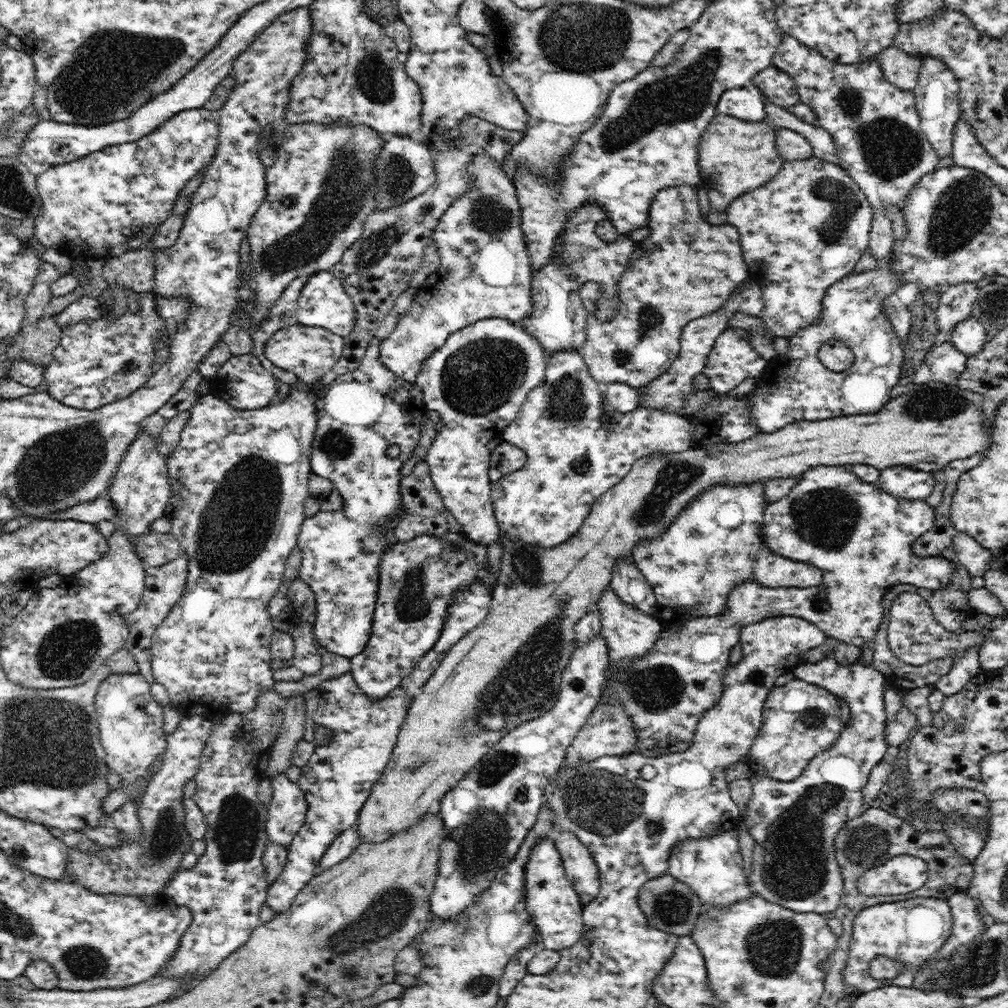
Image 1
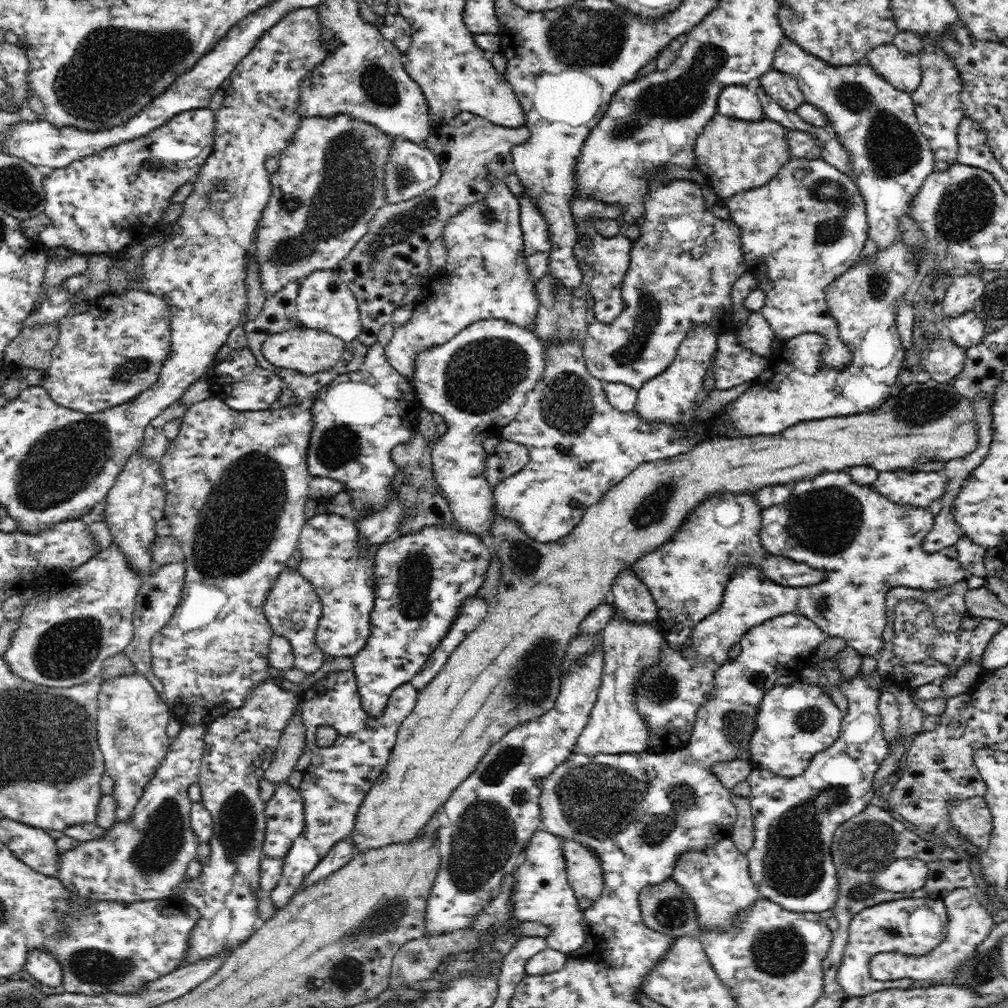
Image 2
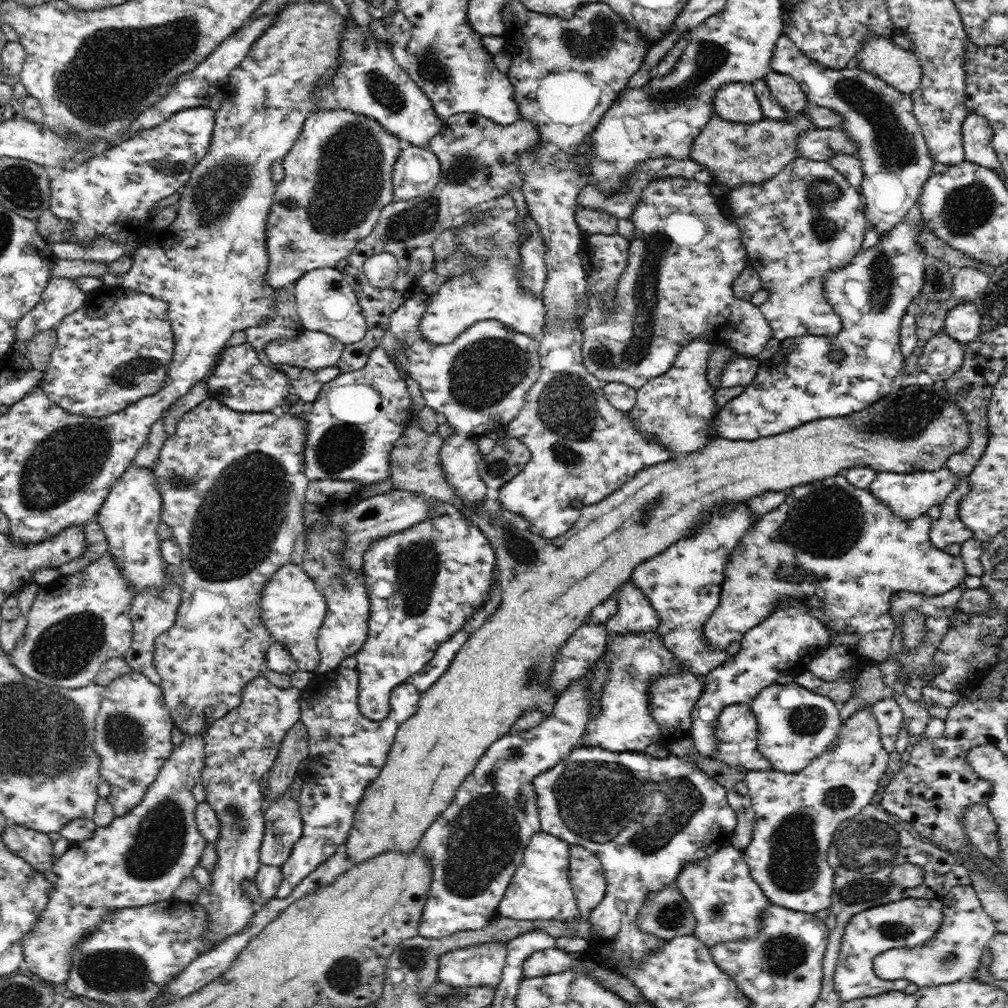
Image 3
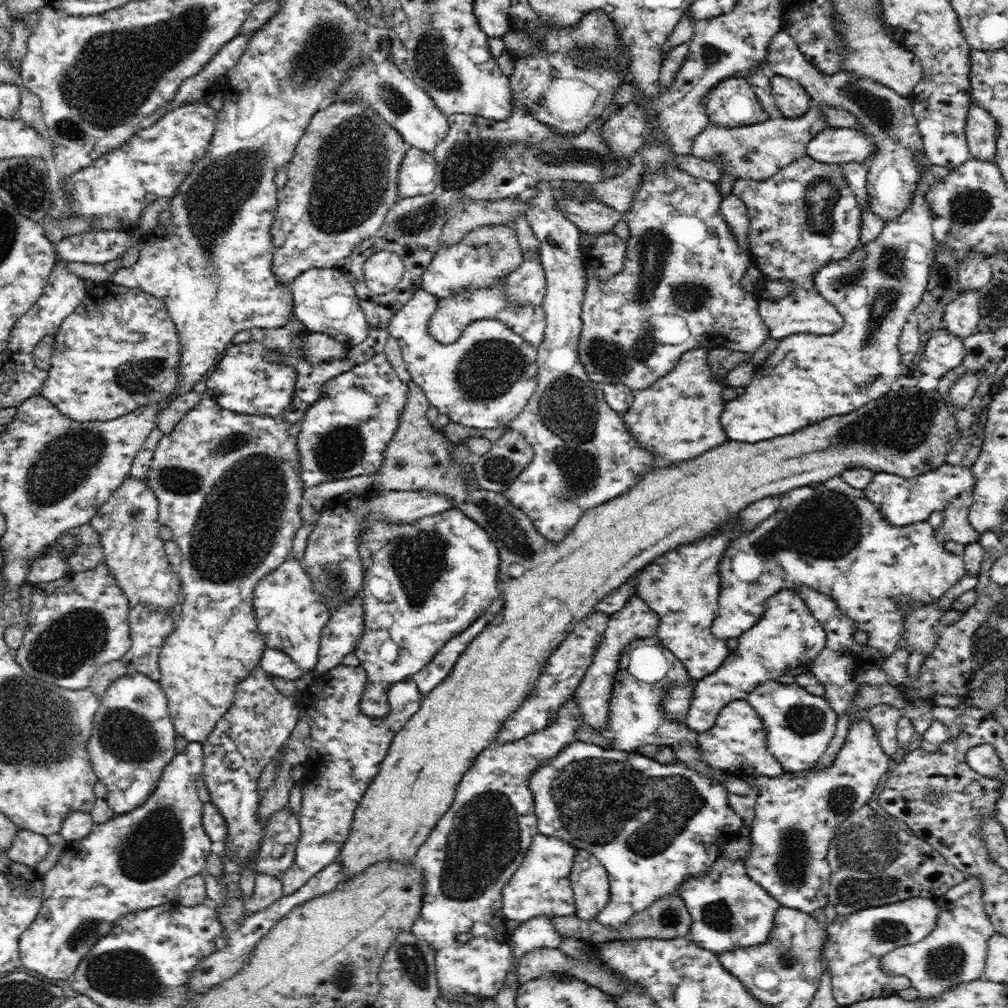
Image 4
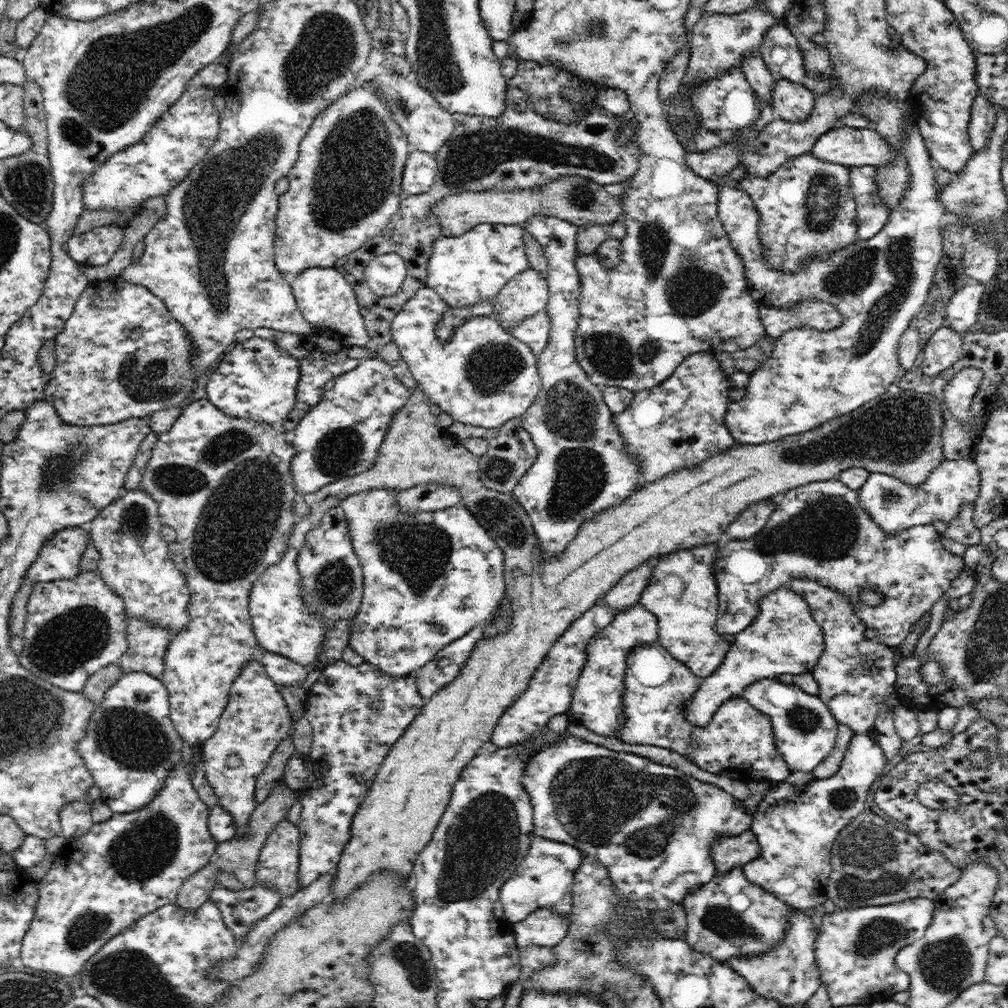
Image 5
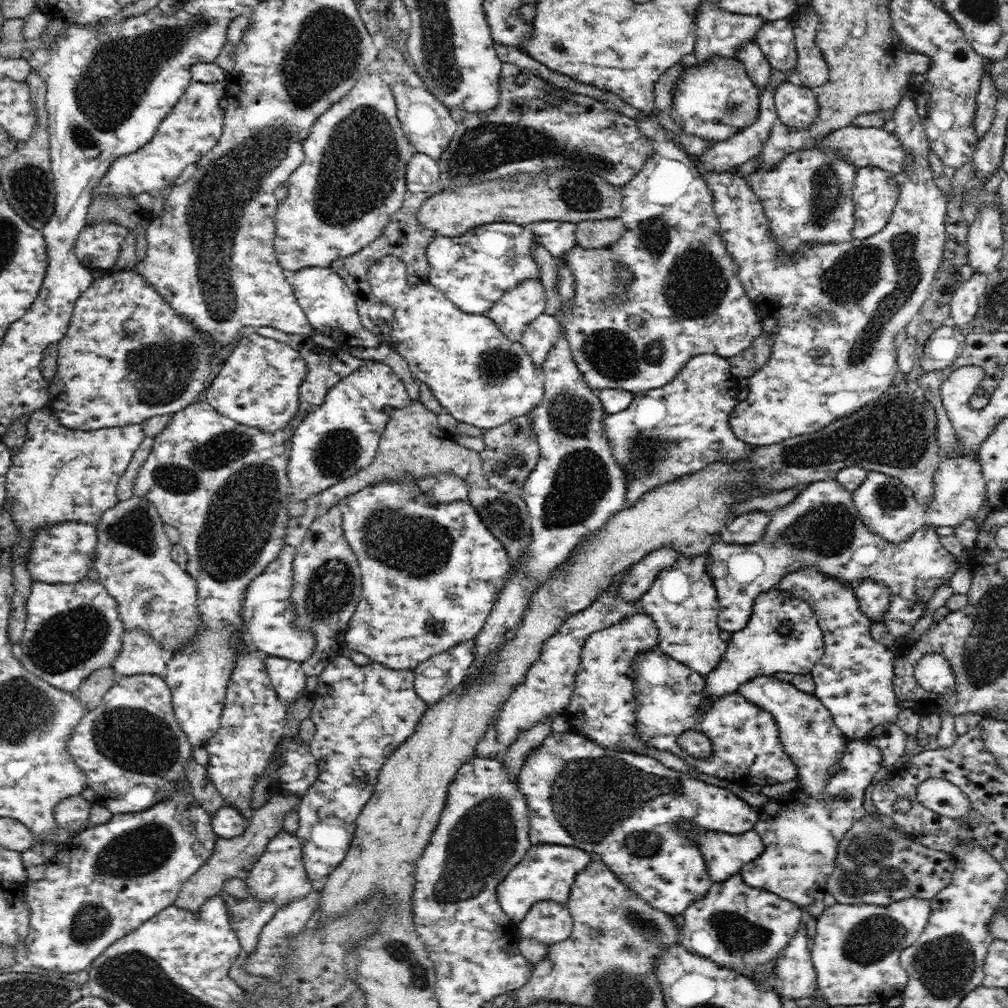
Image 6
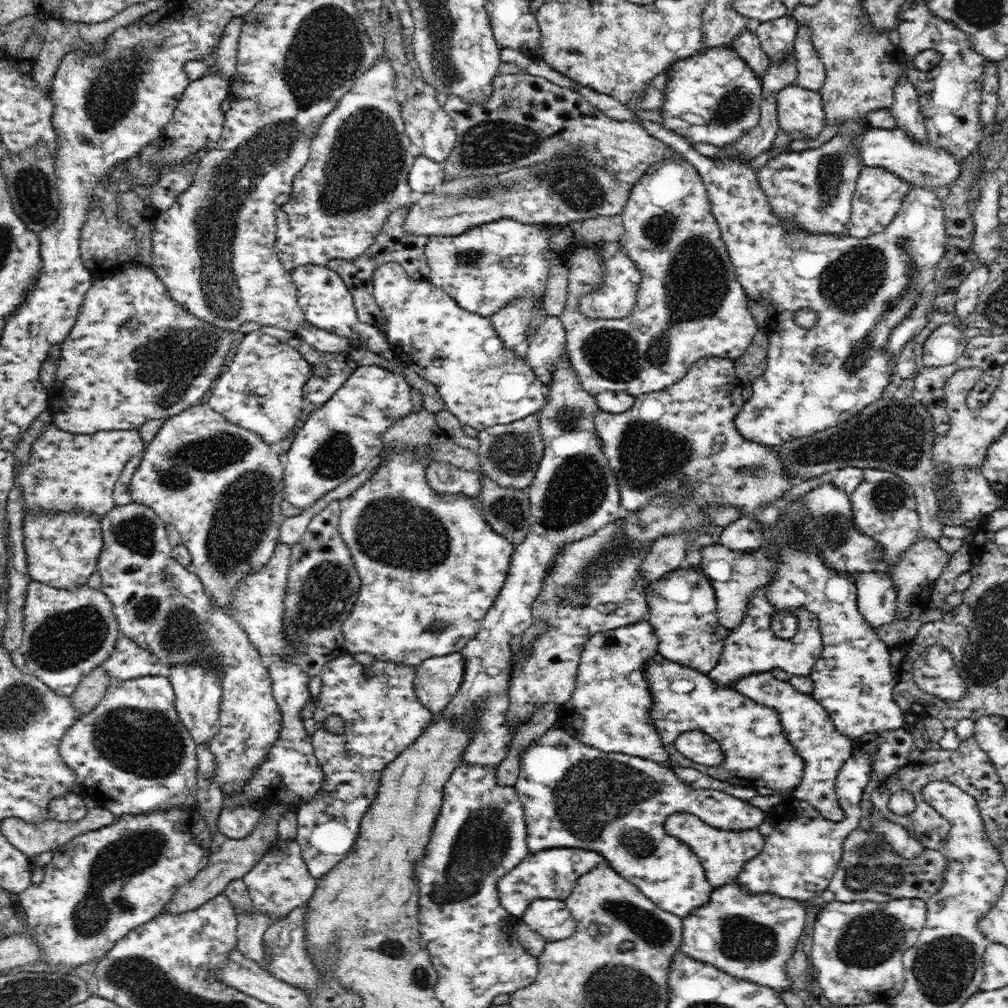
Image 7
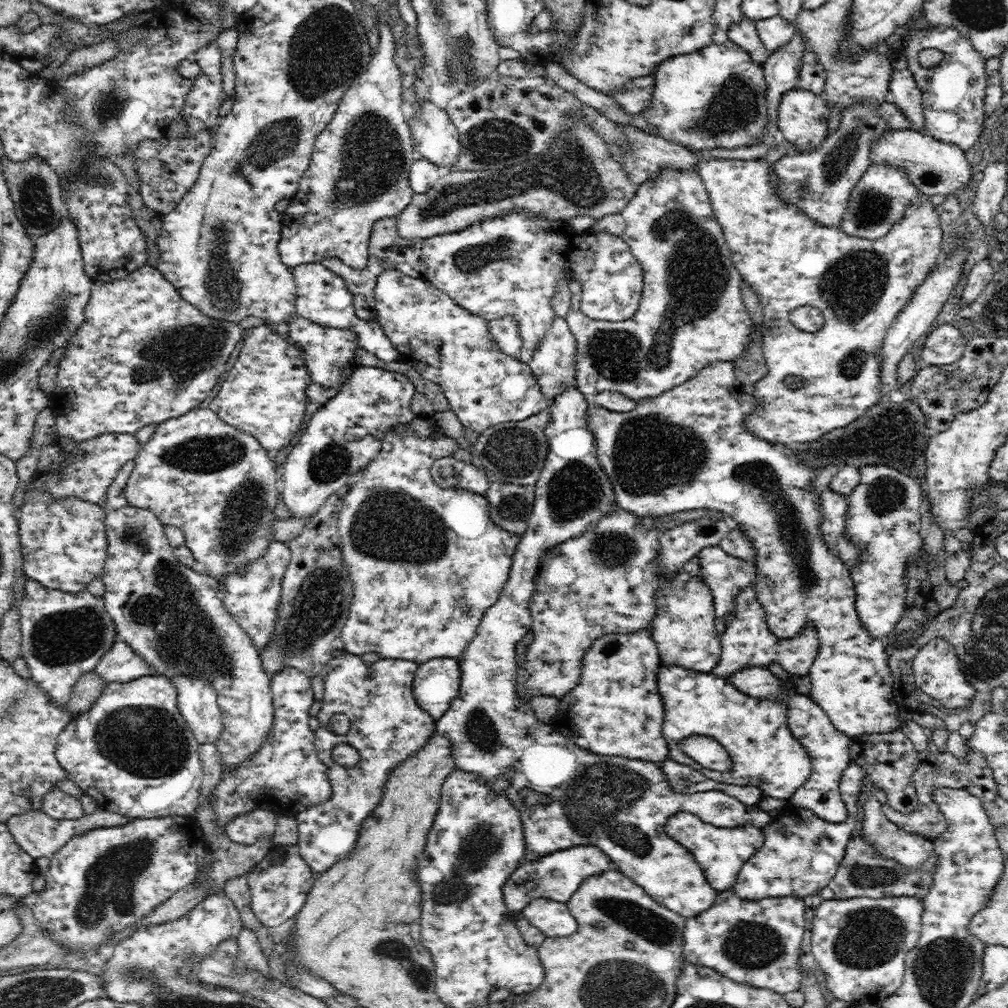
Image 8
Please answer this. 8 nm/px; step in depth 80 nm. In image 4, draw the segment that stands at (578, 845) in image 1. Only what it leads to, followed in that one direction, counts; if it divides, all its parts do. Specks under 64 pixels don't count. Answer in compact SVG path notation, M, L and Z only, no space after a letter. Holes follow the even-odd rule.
M578 848L570 874L571 887L576 904L575 915L580 920L594 920L610 901L610 883L605 866L591 852Z

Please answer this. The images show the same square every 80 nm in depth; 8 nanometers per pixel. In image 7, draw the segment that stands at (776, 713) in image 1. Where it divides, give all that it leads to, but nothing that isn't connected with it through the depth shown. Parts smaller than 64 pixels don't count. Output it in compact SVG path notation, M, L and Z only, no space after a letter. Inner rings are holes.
M771 672L743 676L733 684L733 687L754 702L774 708L780 713L782 730L794 745L794 751L805 761L801 784L792 795L794 799L802 800L810 807L814 807L824 819L836 823L844 820L844 811L835 792L835 783L842 766L851 758L855 740L838 732L826 709L818 704L810 693L798 692L790 681L776 679Z

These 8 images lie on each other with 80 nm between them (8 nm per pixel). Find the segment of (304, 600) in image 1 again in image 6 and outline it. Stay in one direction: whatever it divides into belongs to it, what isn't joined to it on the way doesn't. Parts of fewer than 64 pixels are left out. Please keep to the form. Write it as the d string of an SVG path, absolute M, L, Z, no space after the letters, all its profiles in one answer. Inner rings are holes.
M285 544L278 559L273 560L262 574L259 574L247 587L243 600L241 619L245 624L248 637L265 656L280 656L302 664L313 655L316 637L309 630L300 630L293 623L294 603L291 601L293 581L293 560L296 547Z

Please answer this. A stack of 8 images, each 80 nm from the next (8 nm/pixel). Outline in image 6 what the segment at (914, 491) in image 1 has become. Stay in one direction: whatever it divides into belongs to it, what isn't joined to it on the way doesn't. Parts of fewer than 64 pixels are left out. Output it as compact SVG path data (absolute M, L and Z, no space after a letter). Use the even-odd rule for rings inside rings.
M946 457L941 459L933 480L934 499L928 506L922 506L913 490L900 479L867 471L866 480L853 492L853 501L860 518L870 532L899 544L908 540L918 528L928 526L958 526L966 518L974 518L976 512L986 506L986 483L981 473L980 463L976 458Z

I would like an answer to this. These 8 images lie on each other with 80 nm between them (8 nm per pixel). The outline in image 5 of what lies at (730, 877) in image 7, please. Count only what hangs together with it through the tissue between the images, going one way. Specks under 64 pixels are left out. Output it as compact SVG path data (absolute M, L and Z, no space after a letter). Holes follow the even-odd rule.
M746 830L742 835L720 838L711 844L711 857L720 874L743 867L760 854L756 834Z

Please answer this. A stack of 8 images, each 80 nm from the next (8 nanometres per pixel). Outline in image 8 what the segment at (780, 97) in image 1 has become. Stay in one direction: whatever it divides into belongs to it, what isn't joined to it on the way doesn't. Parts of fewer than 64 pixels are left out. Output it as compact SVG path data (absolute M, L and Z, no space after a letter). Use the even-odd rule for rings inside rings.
M794 88L782 95L778 107L777 125L785 139L798 147L796 152L814 152L828 136L828 118L830 107L826 105L823 94L814 94L809 90Z

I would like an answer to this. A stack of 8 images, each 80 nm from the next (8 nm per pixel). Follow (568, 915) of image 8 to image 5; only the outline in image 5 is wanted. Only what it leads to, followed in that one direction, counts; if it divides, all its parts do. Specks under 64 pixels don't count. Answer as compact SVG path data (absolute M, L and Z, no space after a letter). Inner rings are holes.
M550 908L536 909L524 920L512 925L511 939L516 941L519 949L530 945L556 946L569 930L569 926L566 925L566 915Z

